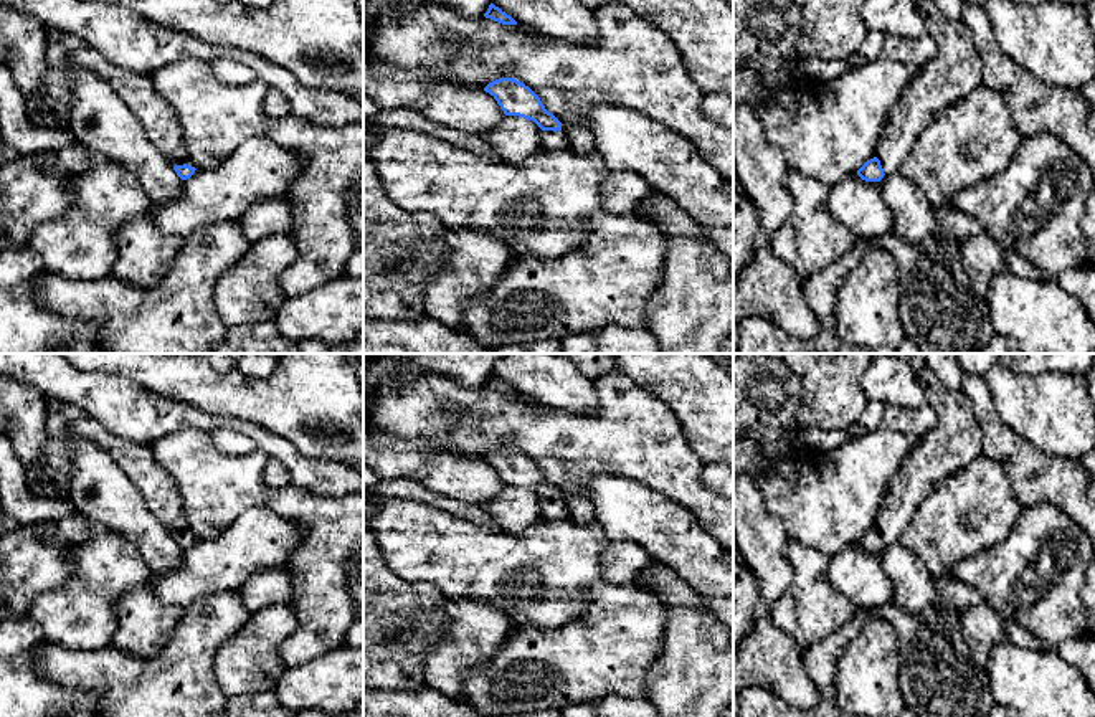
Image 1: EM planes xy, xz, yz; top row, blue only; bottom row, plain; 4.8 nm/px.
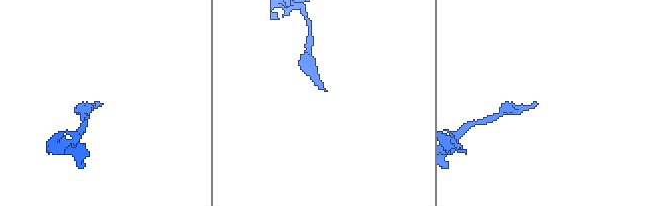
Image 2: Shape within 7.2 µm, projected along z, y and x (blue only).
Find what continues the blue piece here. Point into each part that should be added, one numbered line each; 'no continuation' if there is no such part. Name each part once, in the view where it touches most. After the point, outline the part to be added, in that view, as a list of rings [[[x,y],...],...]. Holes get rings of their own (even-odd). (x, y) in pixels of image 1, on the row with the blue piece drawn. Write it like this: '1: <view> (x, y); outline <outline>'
1: xy (159, 121); outline [[[83,48],[73,53],[74,66],[86,68],[101,76],[116,94],[127,104],[144,127],[145,135],[159,152],[175,165],[192,165],[185,150],[182,127],[175,111],[157,94],[147,74],[126,71],[96,50]]]

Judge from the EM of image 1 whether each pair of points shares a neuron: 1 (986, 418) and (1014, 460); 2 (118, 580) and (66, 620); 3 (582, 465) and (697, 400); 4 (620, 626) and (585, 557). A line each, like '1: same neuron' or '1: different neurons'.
1: same neuron
2: same neuron
3: different neurons
4: different neurons

